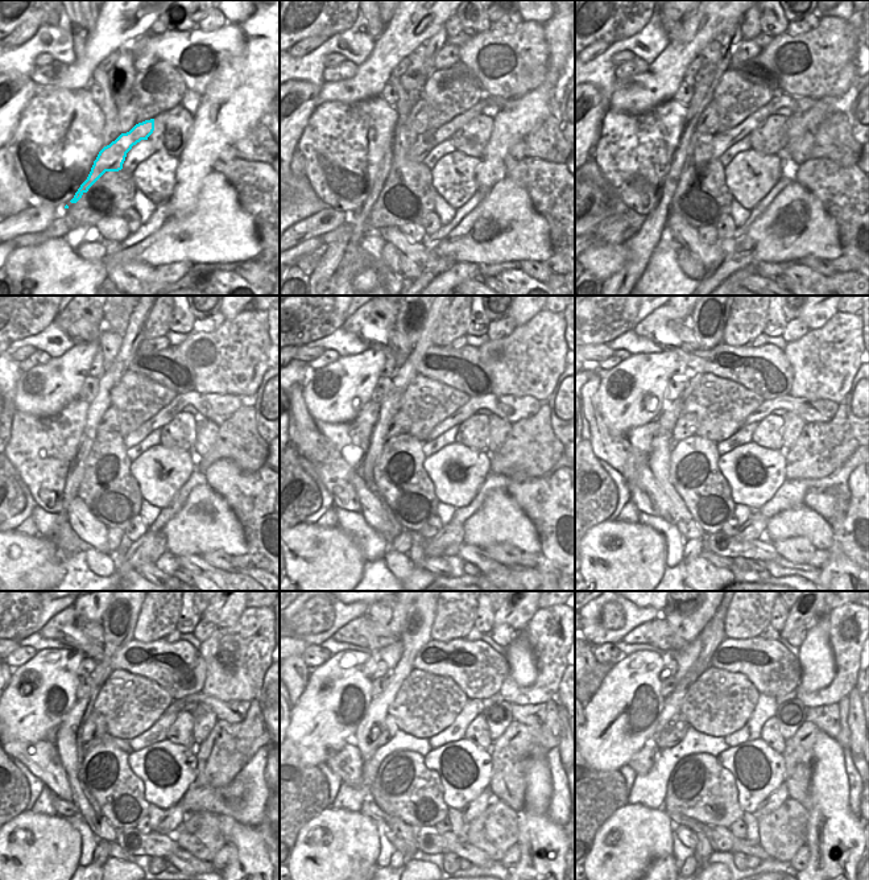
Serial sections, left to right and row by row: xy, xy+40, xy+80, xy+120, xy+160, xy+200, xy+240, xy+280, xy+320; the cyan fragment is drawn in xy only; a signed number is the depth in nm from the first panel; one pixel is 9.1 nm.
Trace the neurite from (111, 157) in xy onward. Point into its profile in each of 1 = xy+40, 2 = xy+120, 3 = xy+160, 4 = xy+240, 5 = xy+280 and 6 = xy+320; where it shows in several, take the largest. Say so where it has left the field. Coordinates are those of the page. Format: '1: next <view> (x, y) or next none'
1: next xy+40 (425, 143)
2: next xy+120 (218, 408)
3: next xy+160 (513, 409)
4: next xy+240 (234, 711)
5: next xy+280 (528, 714)
6: next xy+320 (827, 718)

